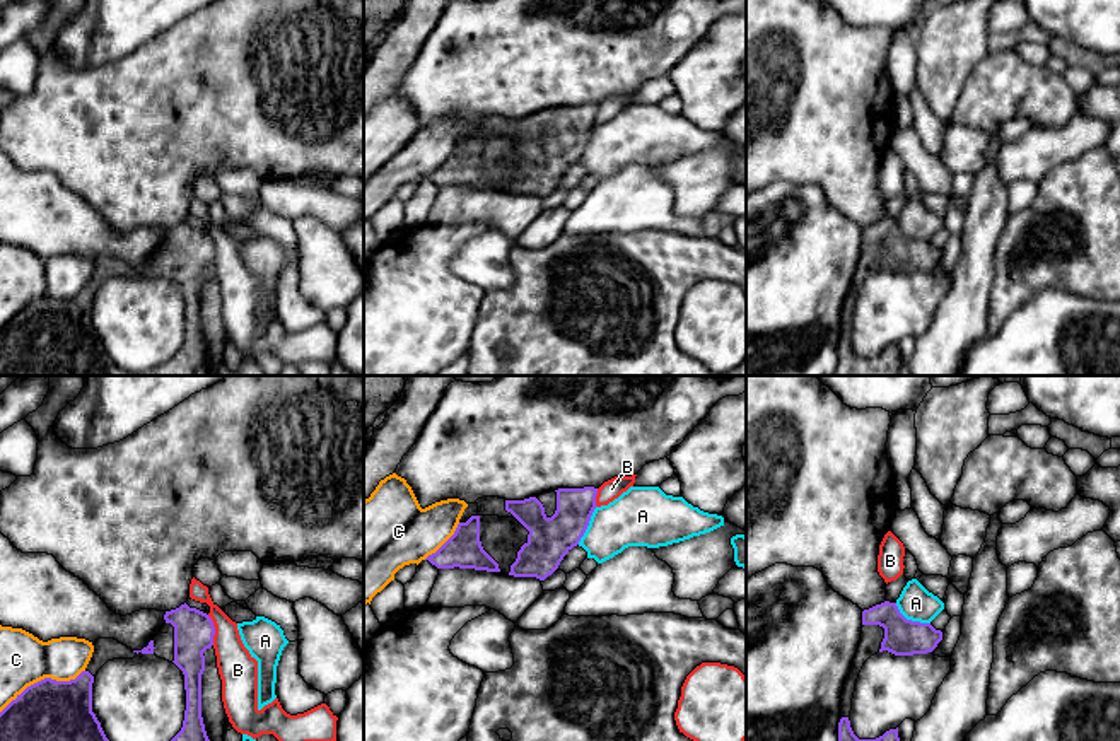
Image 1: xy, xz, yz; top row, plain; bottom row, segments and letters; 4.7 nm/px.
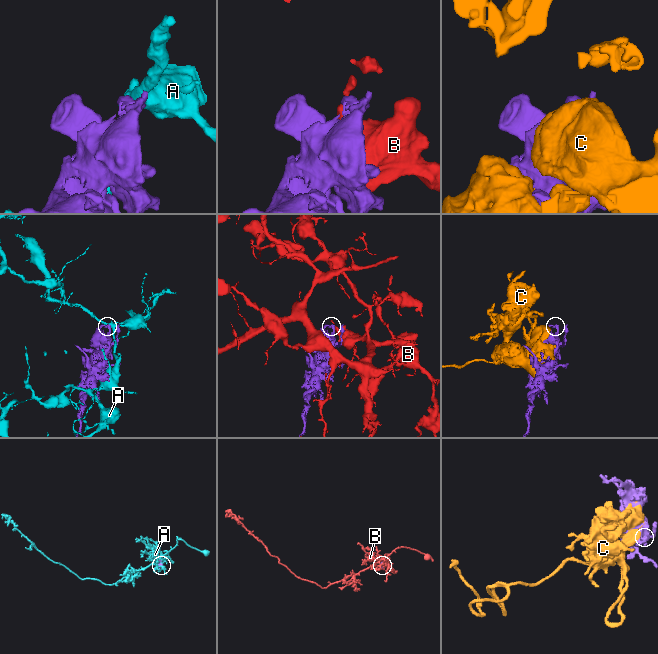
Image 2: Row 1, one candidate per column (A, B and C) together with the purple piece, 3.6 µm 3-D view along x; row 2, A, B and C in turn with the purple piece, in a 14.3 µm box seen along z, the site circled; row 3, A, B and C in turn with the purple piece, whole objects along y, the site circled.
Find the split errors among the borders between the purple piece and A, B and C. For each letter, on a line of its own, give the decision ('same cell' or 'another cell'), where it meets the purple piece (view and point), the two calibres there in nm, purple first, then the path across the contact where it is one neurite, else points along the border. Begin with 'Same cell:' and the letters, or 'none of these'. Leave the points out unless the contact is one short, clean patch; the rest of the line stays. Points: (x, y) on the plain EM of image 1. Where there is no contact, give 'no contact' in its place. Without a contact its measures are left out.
Same cell: none of these
A: another cell | yz (910, 238) | 180/170 nm
B: another cell | xy (214, 248) | 190/180 nm
C: another cell | xy (41, 297) | 440/240 nm

